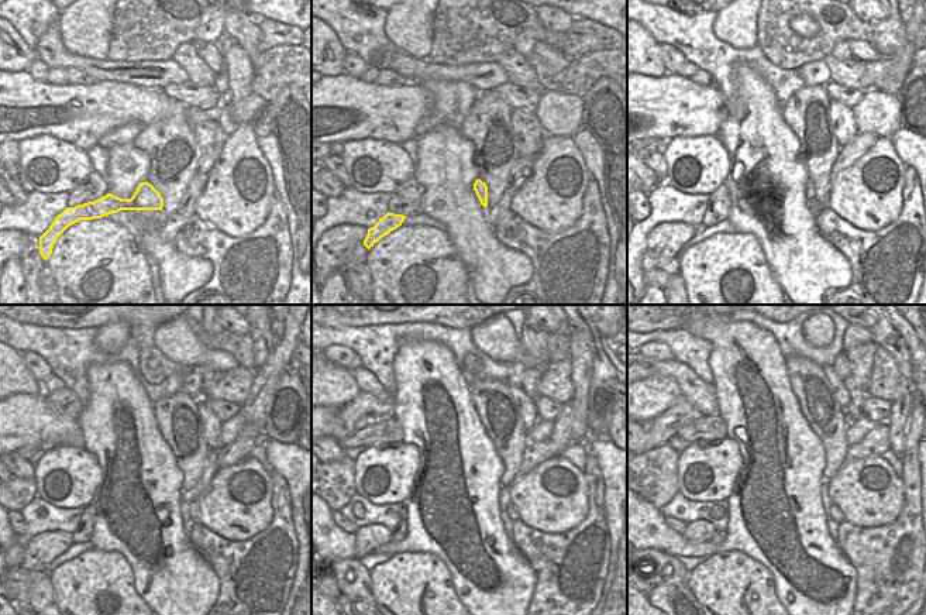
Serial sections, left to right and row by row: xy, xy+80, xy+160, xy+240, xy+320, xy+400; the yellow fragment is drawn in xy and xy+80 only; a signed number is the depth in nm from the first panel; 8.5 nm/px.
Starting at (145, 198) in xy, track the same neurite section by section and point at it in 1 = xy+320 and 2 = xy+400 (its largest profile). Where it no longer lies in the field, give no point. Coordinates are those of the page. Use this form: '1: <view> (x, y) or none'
1: xy+320 (536, 452)
2: xy+400 (875, 442)

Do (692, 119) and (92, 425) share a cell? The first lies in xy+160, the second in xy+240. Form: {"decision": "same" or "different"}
{"decision": "different"}

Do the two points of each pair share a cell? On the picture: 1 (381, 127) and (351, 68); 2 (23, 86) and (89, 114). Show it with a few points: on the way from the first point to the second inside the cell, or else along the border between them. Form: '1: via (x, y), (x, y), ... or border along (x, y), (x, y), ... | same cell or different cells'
1: border along (344, 72), (360, 79) | different cells
2: via (41, 95), (76, 96) | same cell

